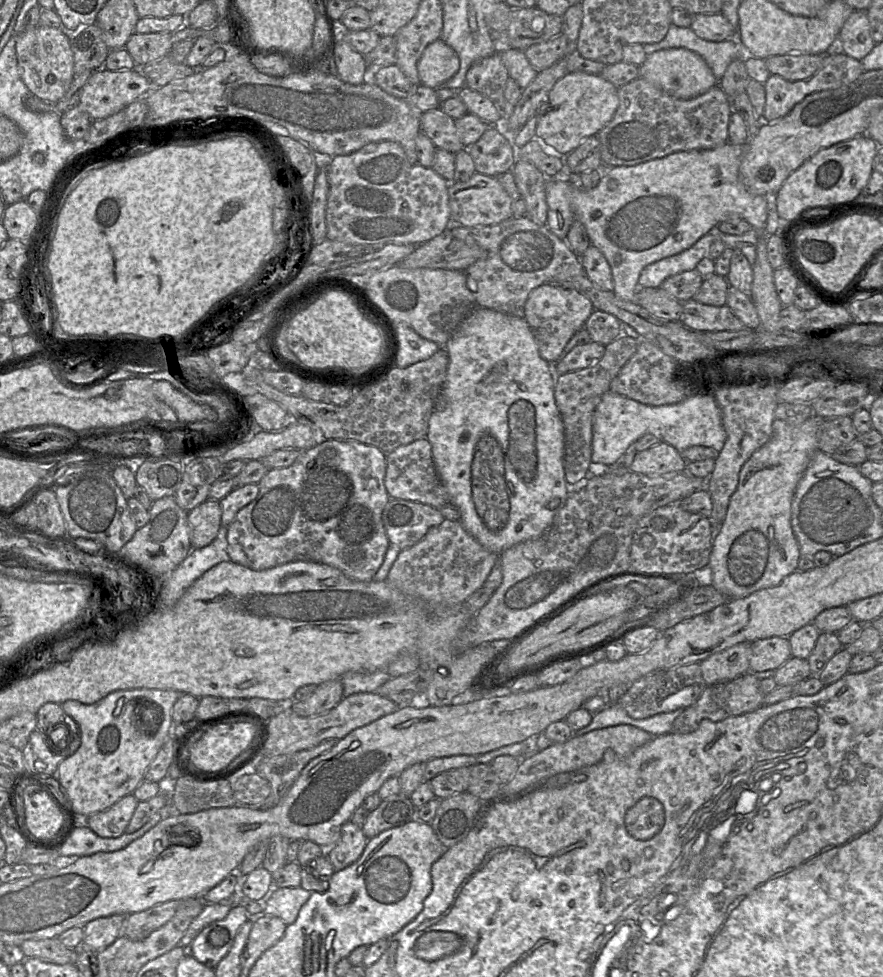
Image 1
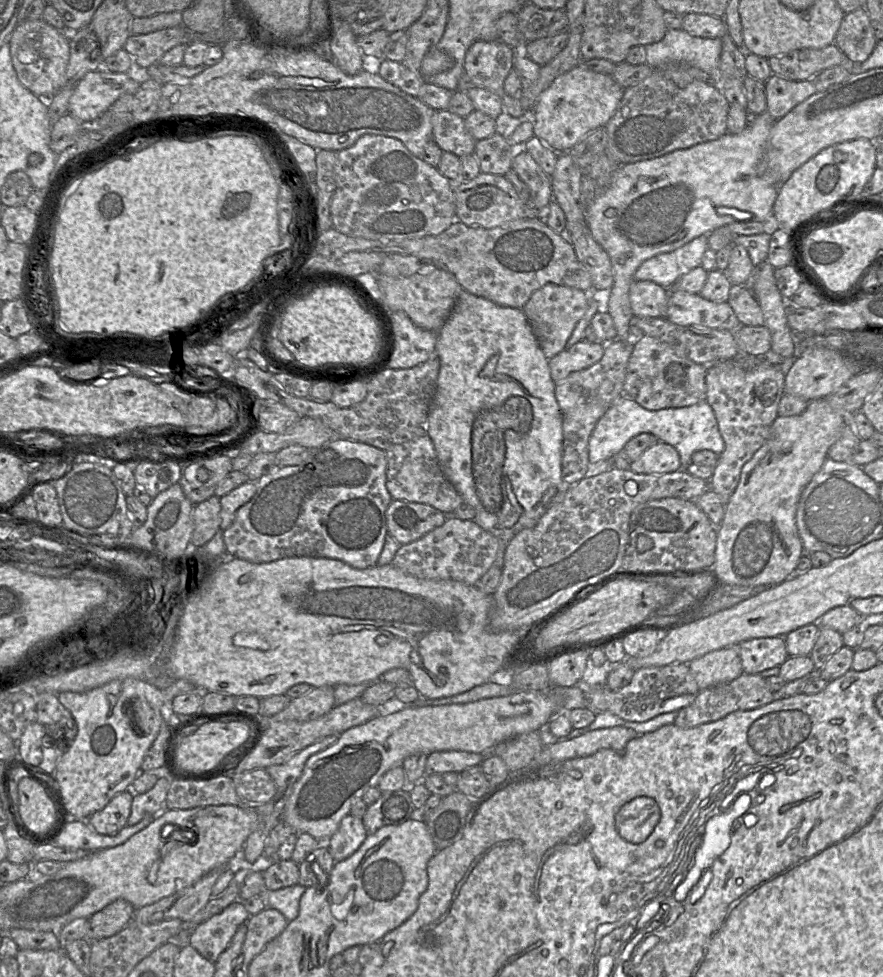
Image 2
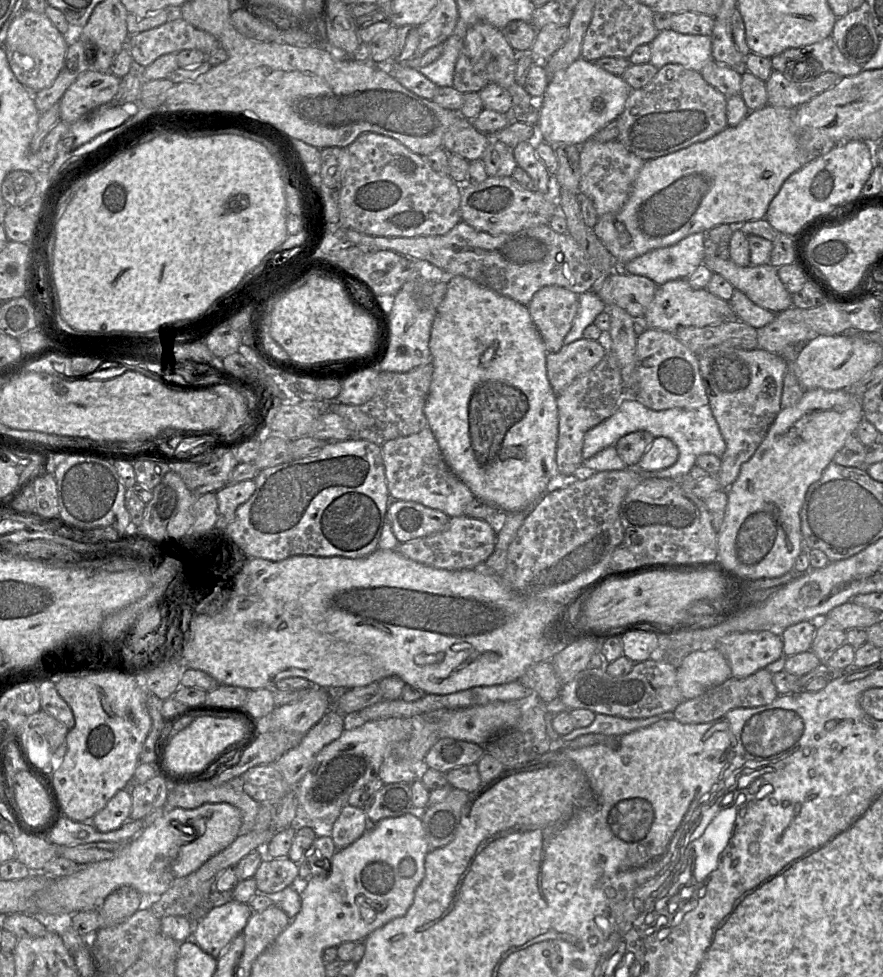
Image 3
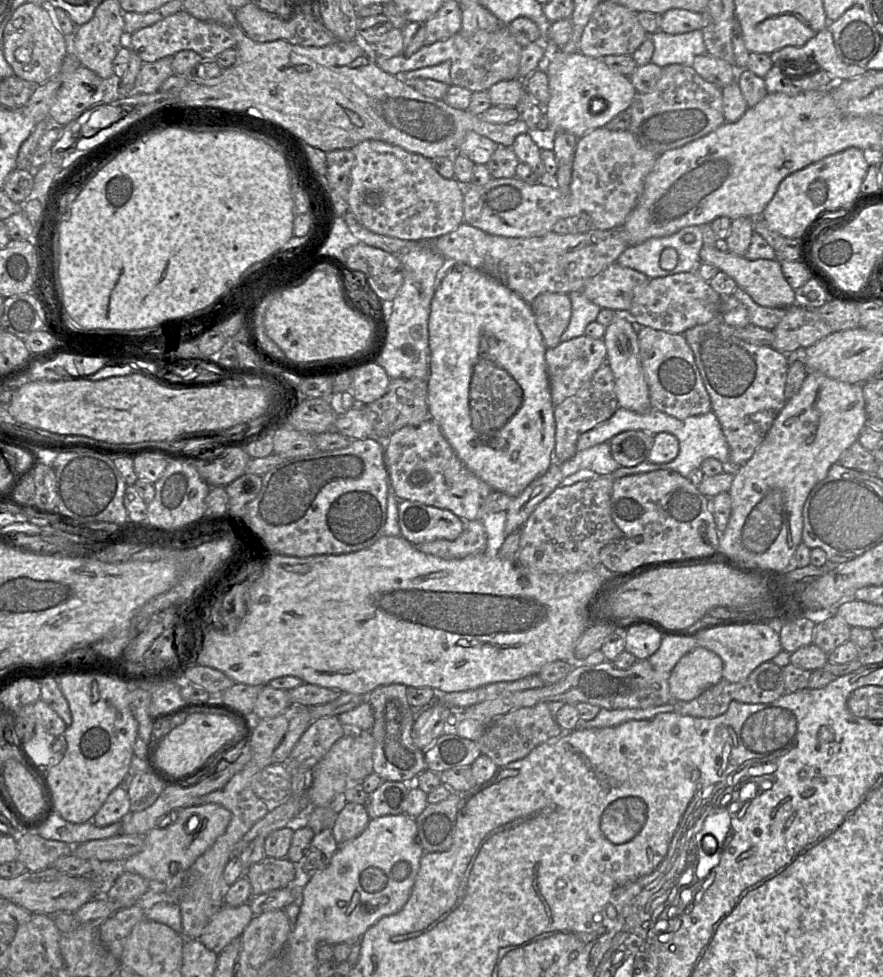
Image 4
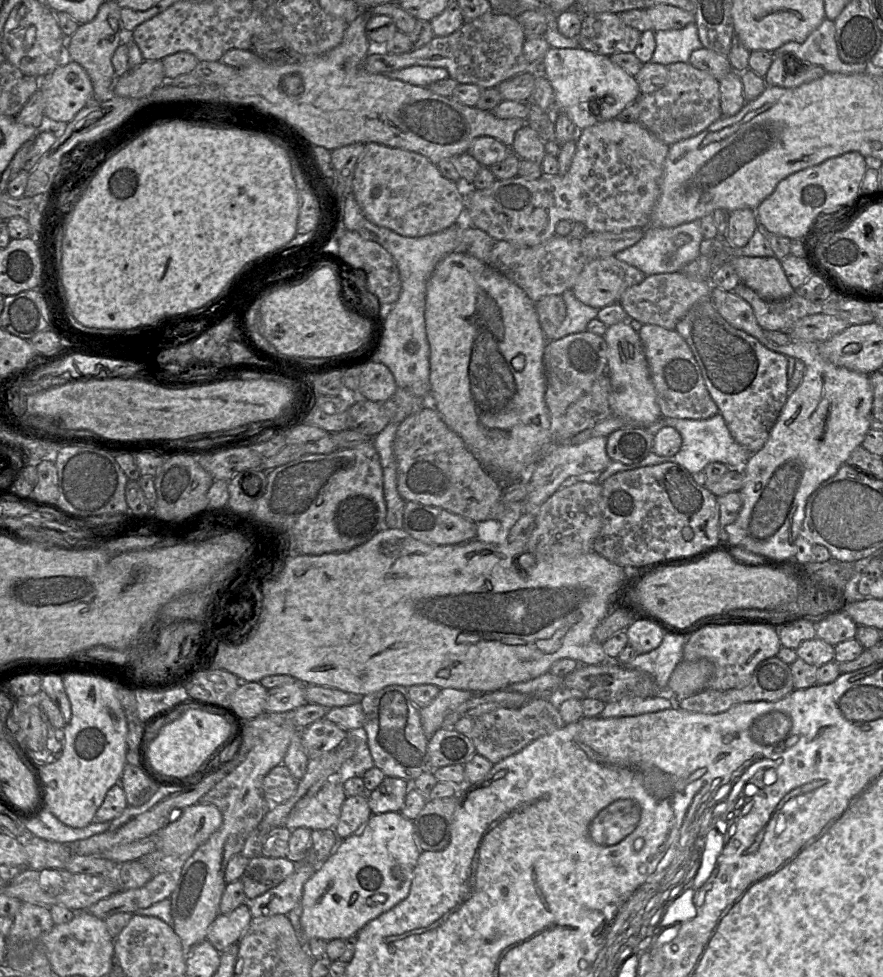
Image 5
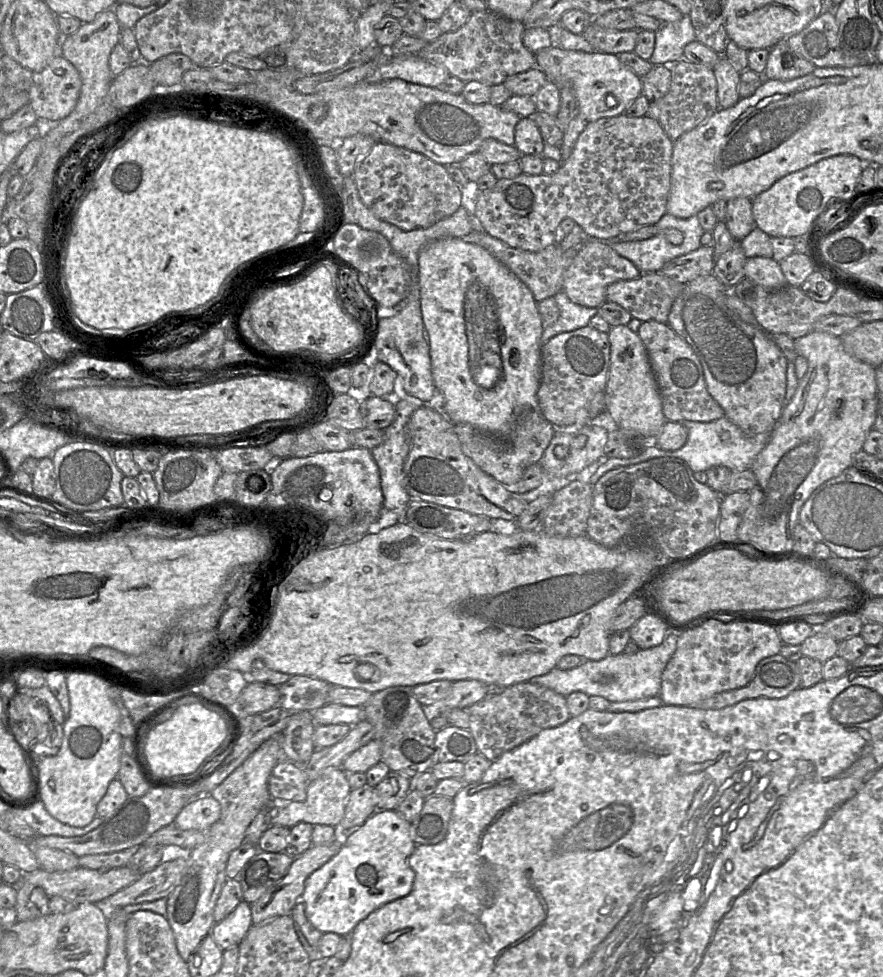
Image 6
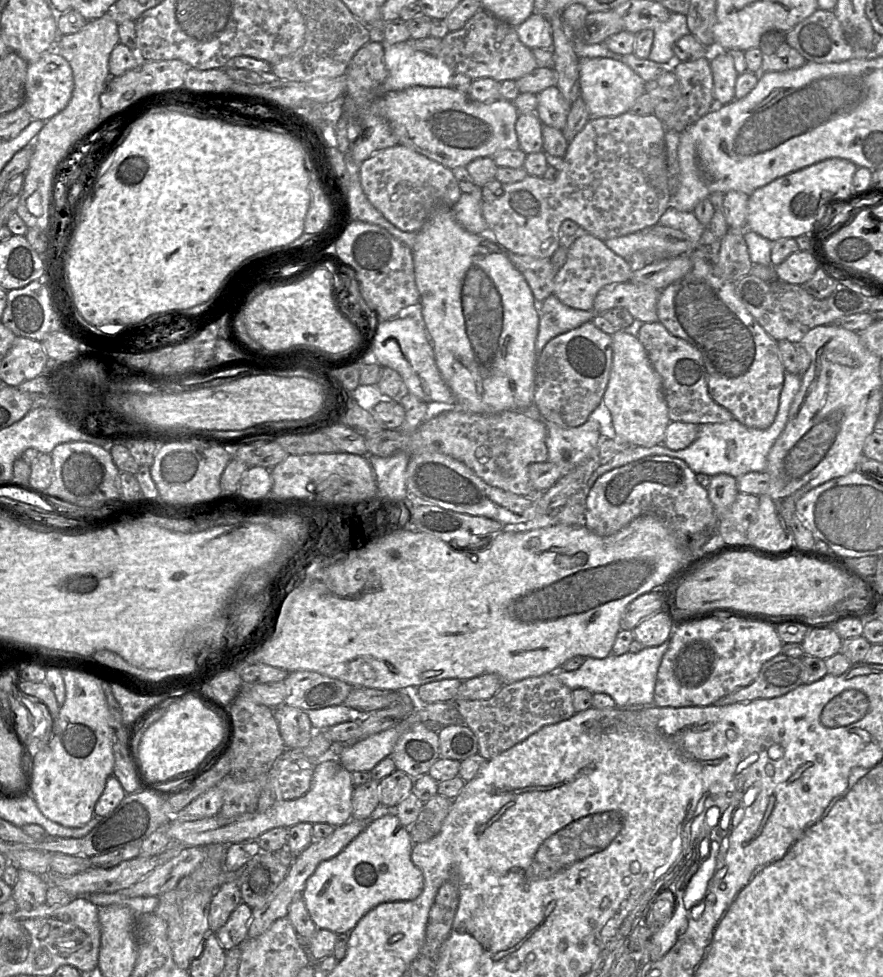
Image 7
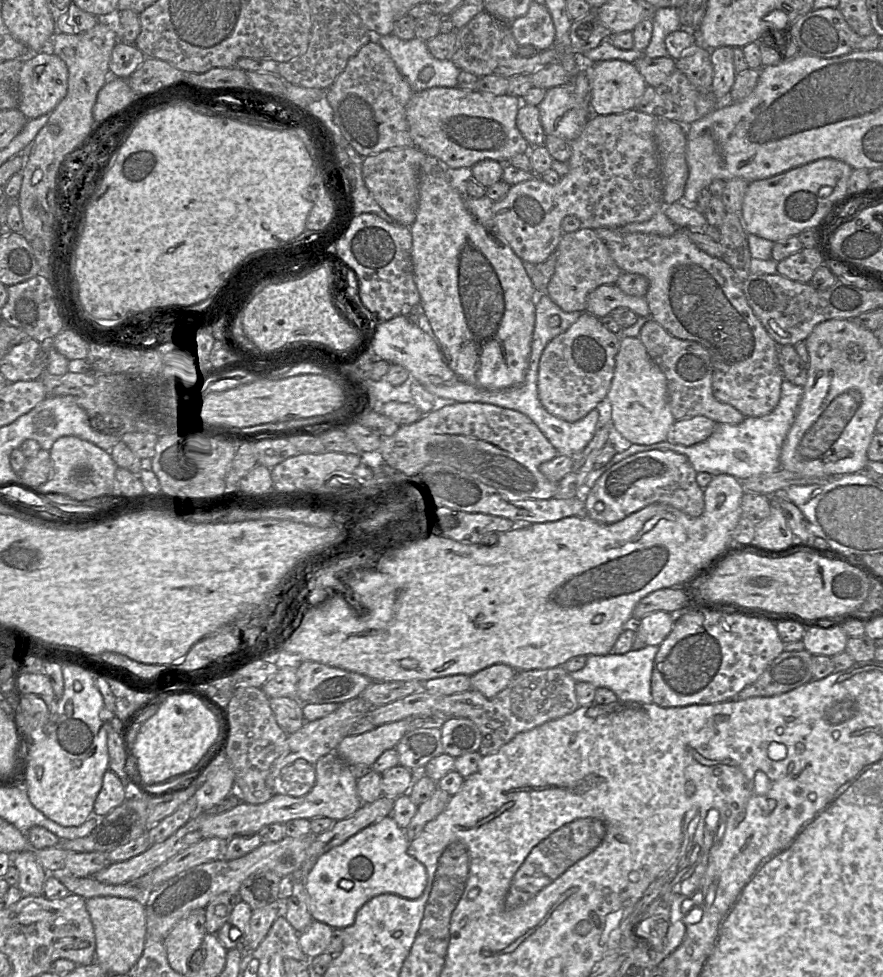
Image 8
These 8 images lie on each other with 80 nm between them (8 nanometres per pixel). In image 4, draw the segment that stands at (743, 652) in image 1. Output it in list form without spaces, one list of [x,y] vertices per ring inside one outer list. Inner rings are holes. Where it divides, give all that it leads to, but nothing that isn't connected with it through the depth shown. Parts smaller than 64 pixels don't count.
[[[697,646],[671,671],[668,681],[672,701],[691,701],[722,678],[722,659],[716,653]]]

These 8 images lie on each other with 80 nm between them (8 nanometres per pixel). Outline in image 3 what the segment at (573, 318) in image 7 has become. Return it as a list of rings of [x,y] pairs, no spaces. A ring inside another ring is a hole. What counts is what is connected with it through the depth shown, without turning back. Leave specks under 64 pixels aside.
[[[592,291],[579,294],[579,306],[574,322],[564,338],[564,345],[583,338],[584,329],[592,324],[598,314],[605,310],[603,301]]]

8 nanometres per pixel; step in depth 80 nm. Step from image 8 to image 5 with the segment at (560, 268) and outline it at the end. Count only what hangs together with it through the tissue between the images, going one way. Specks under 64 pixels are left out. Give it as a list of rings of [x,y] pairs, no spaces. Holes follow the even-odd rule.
[[[608,256],[588,263],[571,290],[583,304],[601,309],[619,303],[624,291],[641,283],[645,277],[636,267]]]

